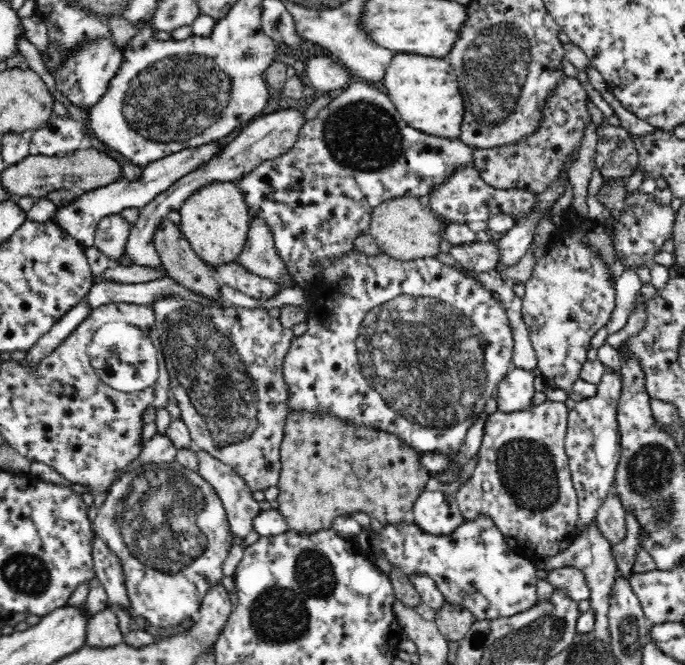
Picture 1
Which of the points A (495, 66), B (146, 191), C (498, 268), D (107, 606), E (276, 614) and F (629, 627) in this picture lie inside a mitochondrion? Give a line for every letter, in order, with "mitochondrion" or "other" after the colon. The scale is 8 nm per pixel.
A: mitochondrion
B: other
C: other
D: other
E: mitochondrion
F: mitochondrion

